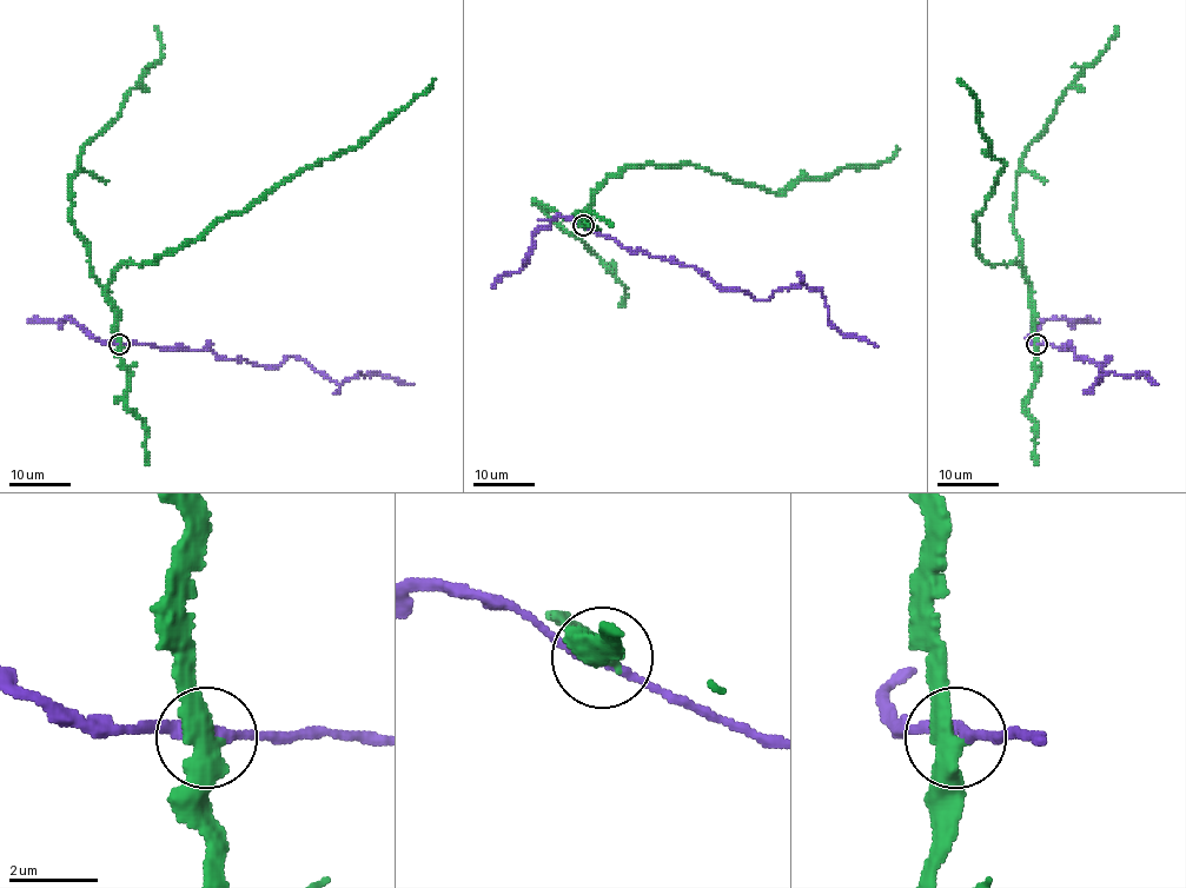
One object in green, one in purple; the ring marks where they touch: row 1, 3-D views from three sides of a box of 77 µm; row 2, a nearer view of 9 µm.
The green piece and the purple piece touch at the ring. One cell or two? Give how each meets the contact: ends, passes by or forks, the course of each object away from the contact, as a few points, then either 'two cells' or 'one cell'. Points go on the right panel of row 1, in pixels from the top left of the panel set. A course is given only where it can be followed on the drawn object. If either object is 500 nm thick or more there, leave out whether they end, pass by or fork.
green passes by; purple passes by; course green (1037, 343), (1026, 271), (978, 253), (975, 218), (1005, 166), (980, 127), (978, 99), (956, 79); course purple (1037, 343), (1072, 350), (1101, 368), (1111, 357), (1095, 383), (1110, 372), (1145, 372), (1157, 383); two cells

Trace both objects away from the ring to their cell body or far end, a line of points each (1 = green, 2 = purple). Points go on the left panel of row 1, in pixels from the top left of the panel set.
1: (120, 343), (117, 307), (106, 285), (121, 263), (153, 263), (307, 167), (357, 147), (432, 79)
2: (118, 343), (211, 350), (218, 357), (277, 368), (291, 357), (303, 358), (342, 383), (360, 372), (412, 383)

